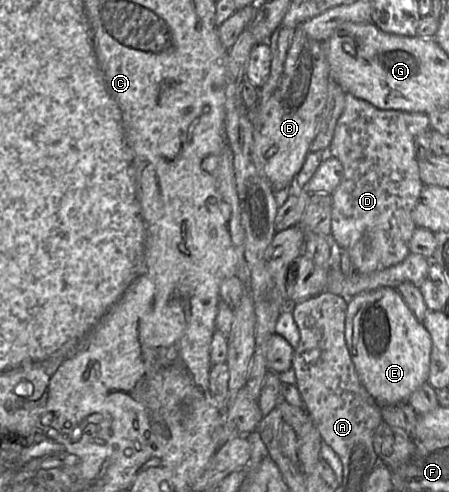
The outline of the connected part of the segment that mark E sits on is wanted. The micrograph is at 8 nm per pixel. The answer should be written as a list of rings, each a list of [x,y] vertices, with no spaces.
[[[381,287],[348,300],[345,340],[361,383],[381,406],[408,402],[410,395],[427,382],[431,336],[397,289]]]

